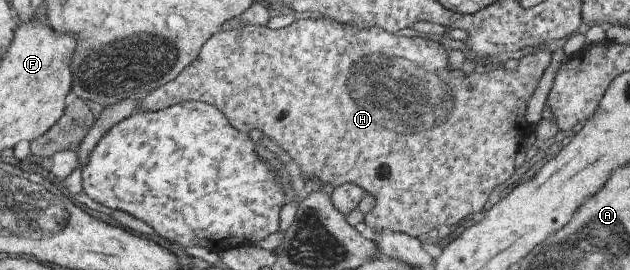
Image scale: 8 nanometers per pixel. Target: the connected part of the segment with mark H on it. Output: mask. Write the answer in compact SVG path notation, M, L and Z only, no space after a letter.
M318 16L301 18L278 30L272 30L265 25L245 25L235 30L216 32L203 45L196 59L184 68L175 80L171 80L140 99L139 110L141 112L161 110L180 102L195 101L215 106L221 110L221 114L227 118L227 122L235 130L249 133L257 129L261 132L261 136L268 136L271 141L274 141L281 150L285 151L284 154L291 156L306 182L318 179L322 183L319 185L321 189L326 185L339 188L344 184L357 184L359 188L365 190L365 194L371 194L375 202L365 216L368 231L374 233L377 230L391 230L391 232L418 238L439 225L457 226L467 216L477 218L490 199L489 196L492 193L498 194L498 191L506 187L507 180L513 176L517 152L527 132L531 130L531 124L526 116L529 100L551 63L552 54L547 46L533 49L532 54L527 54L518 60L519 64L515 70L505 70L503 65L499 65L487 72L472 72L466 75L463 70L450 68L447 49L437 40L396 35L383 30L381 26L371 26L371 28L357 28L357 26L347 26L347 24L343 26L330 17Z

